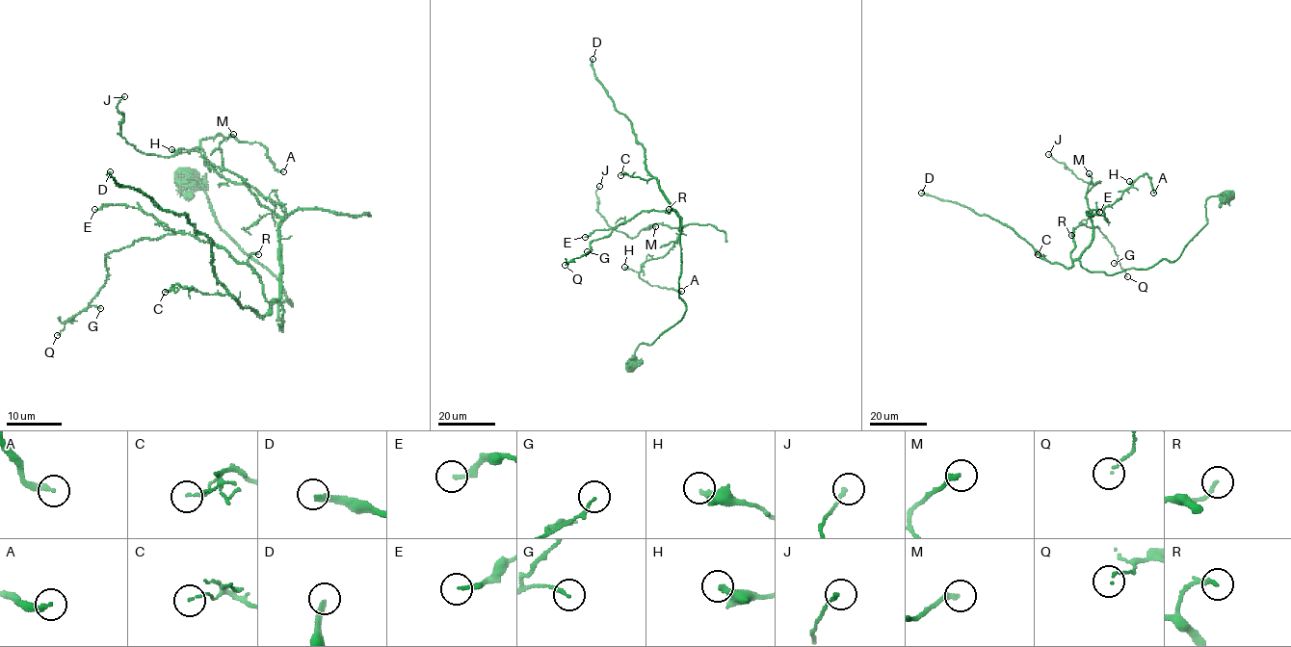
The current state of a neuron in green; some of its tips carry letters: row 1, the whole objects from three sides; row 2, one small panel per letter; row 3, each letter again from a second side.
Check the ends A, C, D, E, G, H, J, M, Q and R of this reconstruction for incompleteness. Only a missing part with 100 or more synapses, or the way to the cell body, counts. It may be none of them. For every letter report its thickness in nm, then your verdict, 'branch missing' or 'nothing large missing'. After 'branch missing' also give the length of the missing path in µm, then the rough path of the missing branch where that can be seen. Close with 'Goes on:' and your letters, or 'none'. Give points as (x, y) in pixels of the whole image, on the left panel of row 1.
A: 240 nm | nothing large missing
C: 80 nm | nothing large missing
D: 240 nm | branch missing | 200 µm
E: 200 nm | nothing large missing
G: 120 nm | nothing large missing
H: 320 nm | nothing large missing
J: 150 nm | nothing large missing
M: 240 nm | nothing large missing
Q: 80 nm | nothing large missing
R: 190 nm | nothing large missing
Goes on: D

